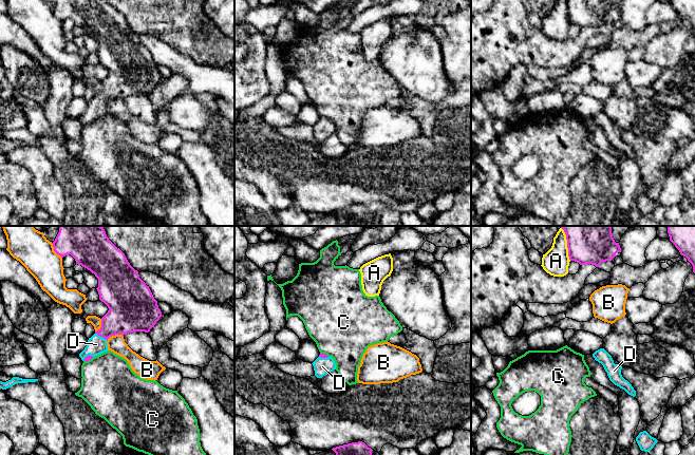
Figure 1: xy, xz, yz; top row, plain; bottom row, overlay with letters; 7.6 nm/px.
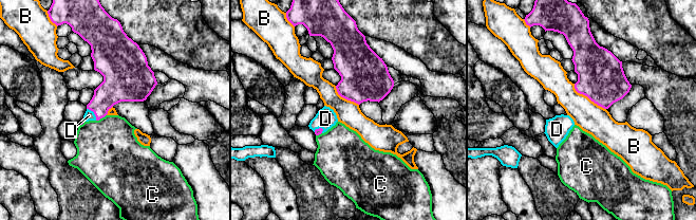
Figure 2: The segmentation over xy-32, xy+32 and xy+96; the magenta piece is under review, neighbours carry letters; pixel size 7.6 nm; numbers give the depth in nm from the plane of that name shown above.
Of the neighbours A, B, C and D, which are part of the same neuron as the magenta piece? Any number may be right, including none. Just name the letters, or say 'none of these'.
D

